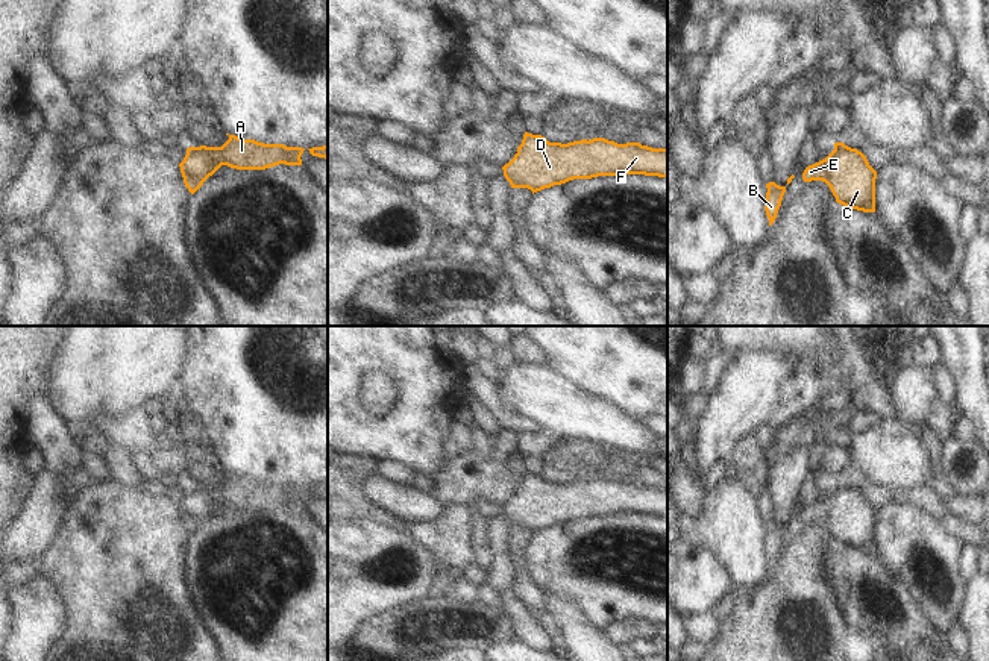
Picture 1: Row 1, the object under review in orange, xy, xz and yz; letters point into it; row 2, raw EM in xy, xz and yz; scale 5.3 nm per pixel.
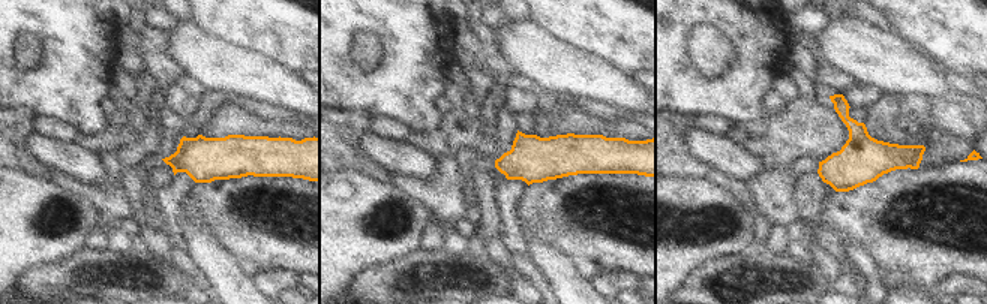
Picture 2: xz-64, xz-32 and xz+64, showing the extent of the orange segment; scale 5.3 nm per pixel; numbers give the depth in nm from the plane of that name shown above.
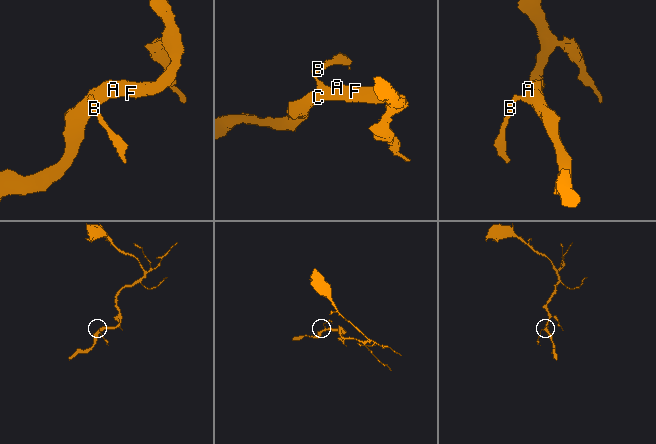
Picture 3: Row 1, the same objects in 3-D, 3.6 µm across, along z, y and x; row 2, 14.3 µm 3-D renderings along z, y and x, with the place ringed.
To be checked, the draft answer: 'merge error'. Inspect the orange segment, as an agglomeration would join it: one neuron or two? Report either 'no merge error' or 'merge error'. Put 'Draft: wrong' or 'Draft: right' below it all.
no merge error
Draft: wrong

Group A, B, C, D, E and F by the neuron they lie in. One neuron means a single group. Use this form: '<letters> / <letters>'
A B C D E F

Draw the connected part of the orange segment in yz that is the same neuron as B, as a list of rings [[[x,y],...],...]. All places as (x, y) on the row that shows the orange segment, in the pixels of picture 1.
[[[769,182],[769,183],[766,183],[766,188],[768,188],[768,193],[766,193],[765,211],[769,218],[769,226],[772,226],[772,223],[777,218],[778,209],[781,206],[781,200],[786,193],[786,186],[780,186],[775,182]]]

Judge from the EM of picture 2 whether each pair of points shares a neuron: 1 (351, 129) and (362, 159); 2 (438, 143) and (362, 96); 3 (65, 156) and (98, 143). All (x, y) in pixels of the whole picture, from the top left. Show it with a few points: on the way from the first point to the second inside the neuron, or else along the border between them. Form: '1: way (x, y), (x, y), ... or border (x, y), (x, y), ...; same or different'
1: way (351, 137), (351, 149), (354, 152); same
2: border (446, 116), (437, 129), (413, 132); different
3: border (78, 141), (99, 153); different

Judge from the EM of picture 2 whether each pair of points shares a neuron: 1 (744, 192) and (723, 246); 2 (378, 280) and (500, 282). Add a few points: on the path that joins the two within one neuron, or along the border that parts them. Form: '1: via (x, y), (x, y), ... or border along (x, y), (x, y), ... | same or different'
1: border along (710, 181), (719, 183), (755, 208) | different
2: via (408, 273), (435, 262), (470, 265) | same

